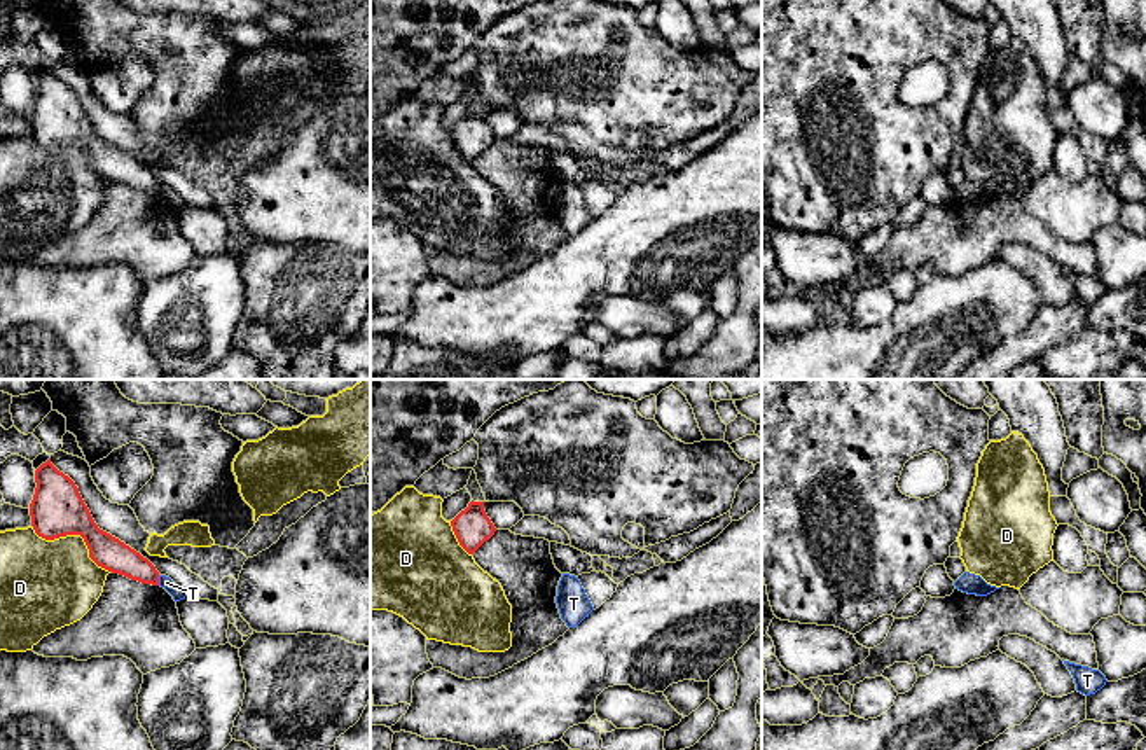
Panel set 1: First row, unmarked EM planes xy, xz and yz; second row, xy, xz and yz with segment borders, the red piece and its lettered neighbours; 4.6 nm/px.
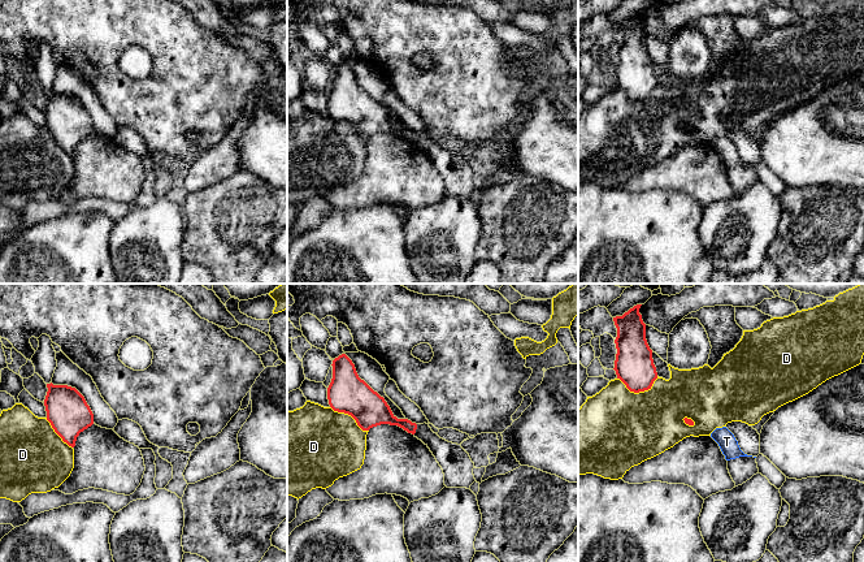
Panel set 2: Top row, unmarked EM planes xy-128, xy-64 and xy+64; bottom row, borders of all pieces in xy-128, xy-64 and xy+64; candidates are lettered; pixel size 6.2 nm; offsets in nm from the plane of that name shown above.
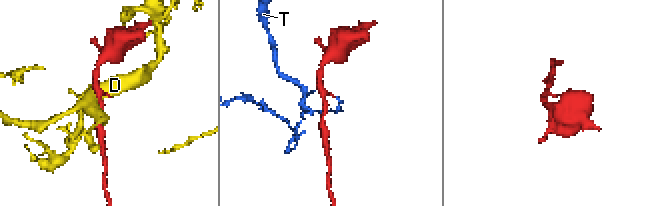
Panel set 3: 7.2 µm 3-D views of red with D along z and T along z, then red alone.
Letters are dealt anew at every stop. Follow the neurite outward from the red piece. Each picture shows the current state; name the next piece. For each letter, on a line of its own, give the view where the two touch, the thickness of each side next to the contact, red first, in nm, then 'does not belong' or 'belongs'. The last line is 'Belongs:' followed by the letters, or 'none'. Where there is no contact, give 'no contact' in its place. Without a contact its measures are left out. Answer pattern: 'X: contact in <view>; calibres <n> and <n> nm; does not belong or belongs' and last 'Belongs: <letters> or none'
D: contact in xy; calibres 240 and 400 nm; does not belong
T: contact in xy; calibres 150 and 60 nm; does not belong
Belongs: none

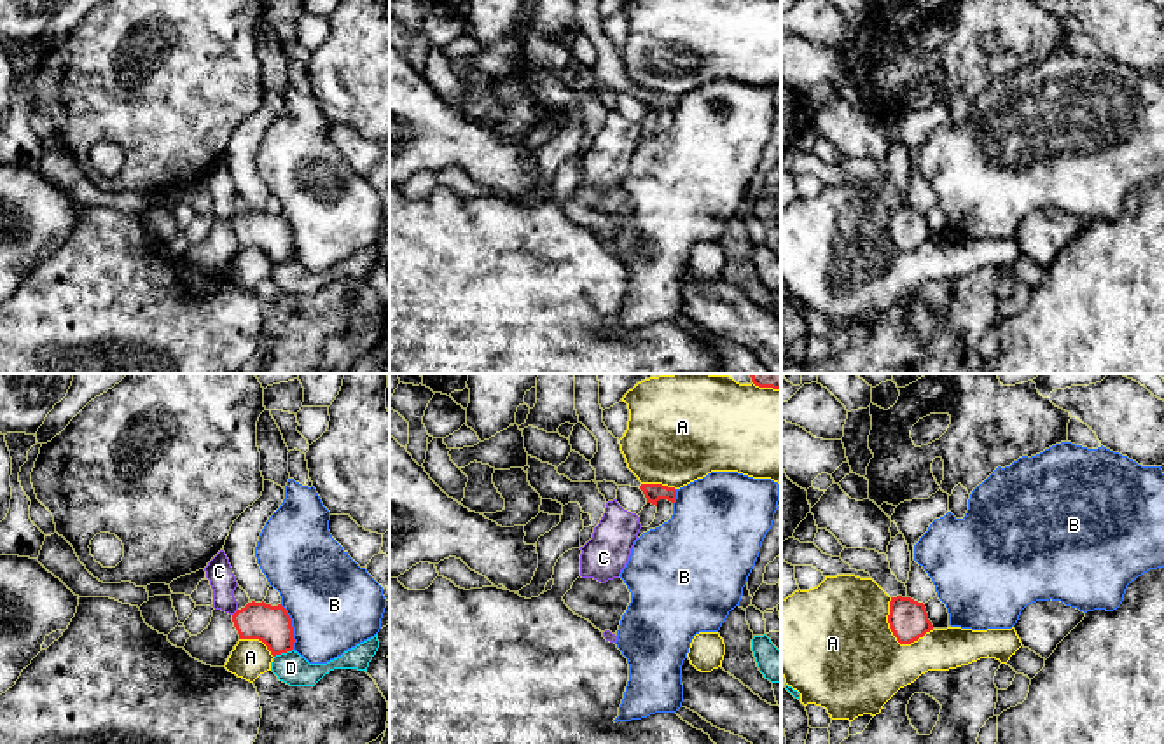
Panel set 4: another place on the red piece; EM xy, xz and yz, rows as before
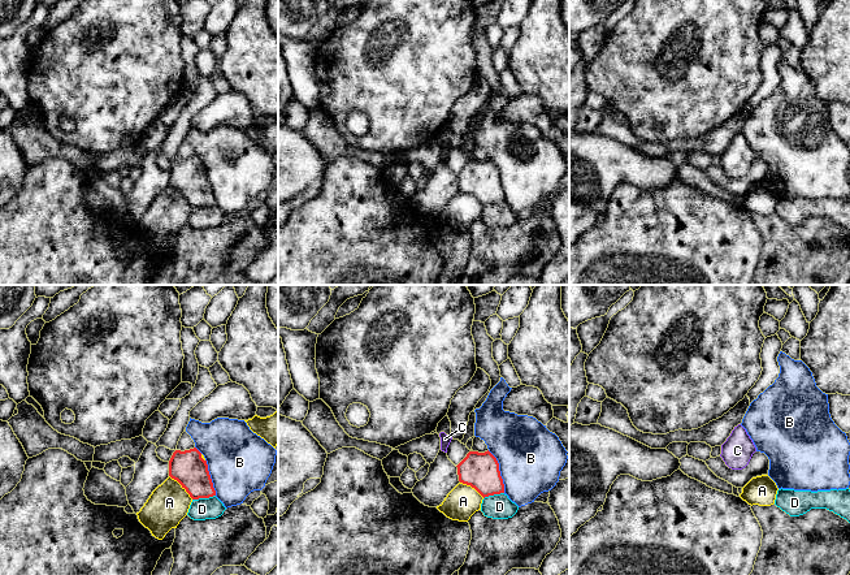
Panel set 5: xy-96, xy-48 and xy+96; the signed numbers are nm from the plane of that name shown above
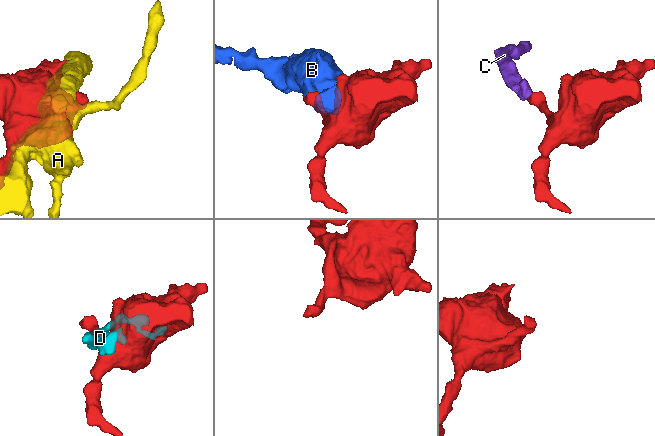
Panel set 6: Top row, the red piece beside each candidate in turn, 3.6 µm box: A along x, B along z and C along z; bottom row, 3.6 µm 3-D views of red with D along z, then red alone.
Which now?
A: contact in yz; calibres 180 and 480 nm; does not belong
B: contact in xy; calibres 180 and 420 nm; does not belong
C: contact in xy; calibres 180 and 120 nm; belongs
D: contact in xy; calibres 180 and 150 nm; does not belong
Belongs: C

